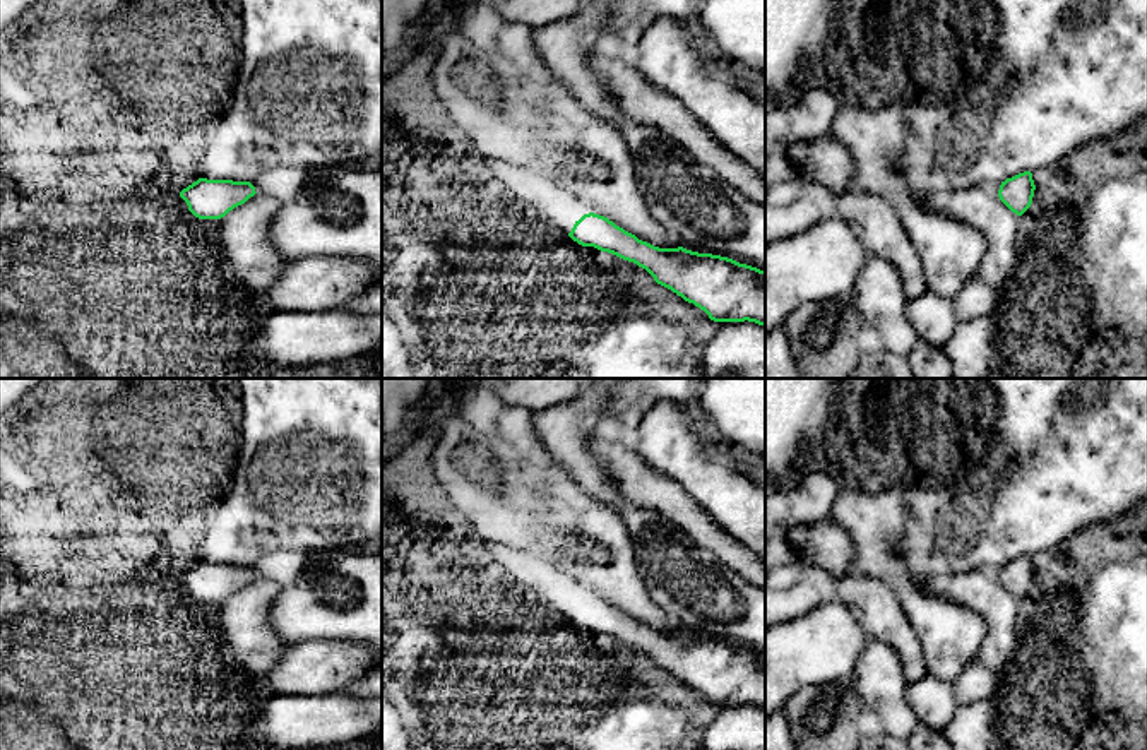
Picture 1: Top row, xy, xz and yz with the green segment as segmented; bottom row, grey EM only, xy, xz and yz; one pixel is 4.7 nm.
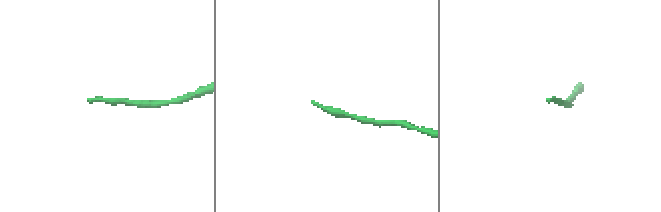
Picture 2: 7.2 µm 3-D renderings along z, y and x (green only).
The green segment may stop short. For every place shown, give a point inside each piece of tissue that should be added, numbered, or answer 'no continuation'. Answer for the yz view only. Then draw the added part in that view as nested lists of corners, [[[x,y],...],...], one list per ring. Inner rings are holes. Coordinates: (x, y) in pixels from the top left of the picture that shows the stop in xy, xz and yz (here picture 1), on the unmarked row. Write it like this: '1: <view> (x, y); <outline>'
no continuation

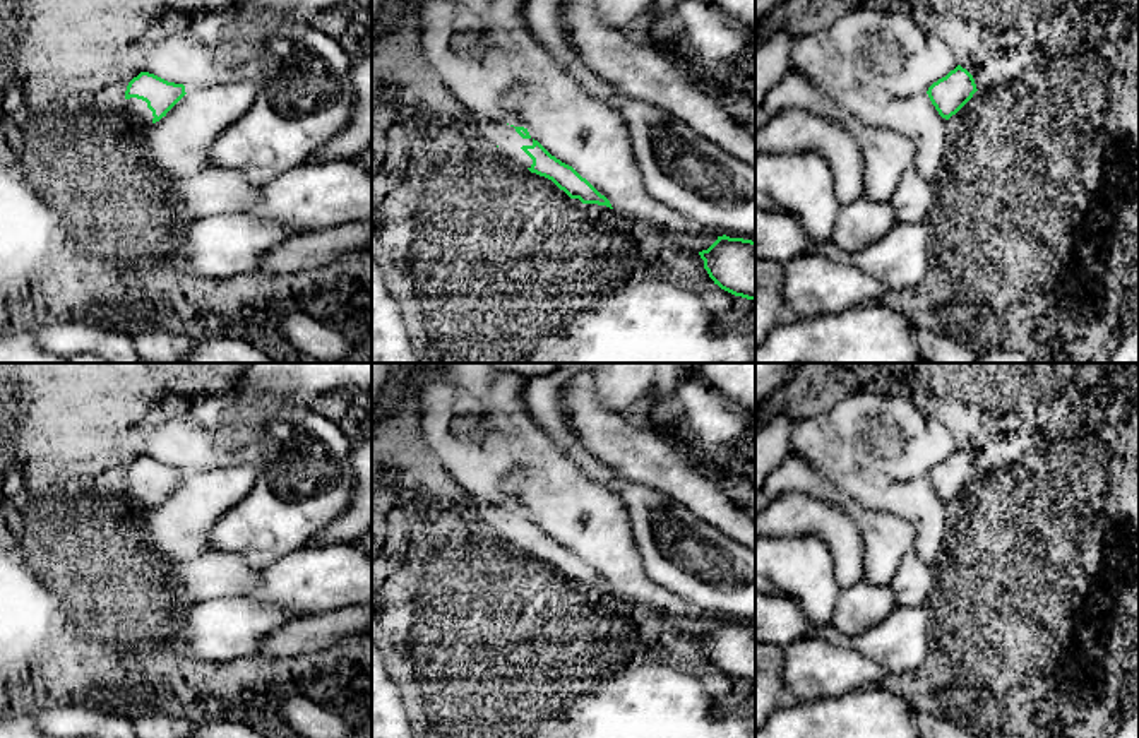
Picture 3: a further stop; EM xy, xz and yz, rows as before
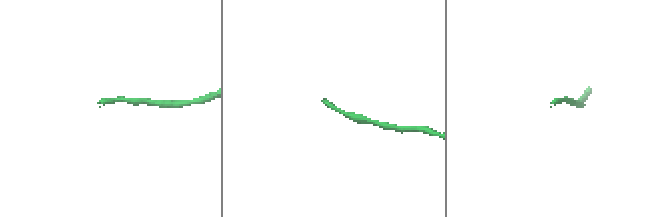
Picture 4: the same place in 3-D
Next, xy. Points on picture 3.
1: xy (139, 497); [[[137,481],[127,483],[127,495],[134,509],[152,509],[152,495],[147,491],[147,486]]]

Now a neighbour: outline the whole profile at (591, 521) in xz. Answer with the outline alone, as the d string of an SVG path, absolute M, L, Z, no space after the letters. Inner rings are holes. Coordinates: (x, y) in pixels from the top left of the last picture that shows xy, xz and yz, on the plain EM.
M521 467L504 481L504 488L509 509L524 510L531 522L605 579L615 594L663 616L699 615L647 575L623 502L610 490L587 478L555 490L538 473Z

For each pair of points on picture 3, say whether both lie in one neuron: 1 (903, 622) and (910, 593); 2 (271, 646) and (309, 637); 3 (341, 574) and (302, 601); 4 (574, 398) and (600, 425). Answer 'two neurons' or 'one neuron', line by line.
1: two neurons
2: one neuron
3: one neuron
4: one neuron

